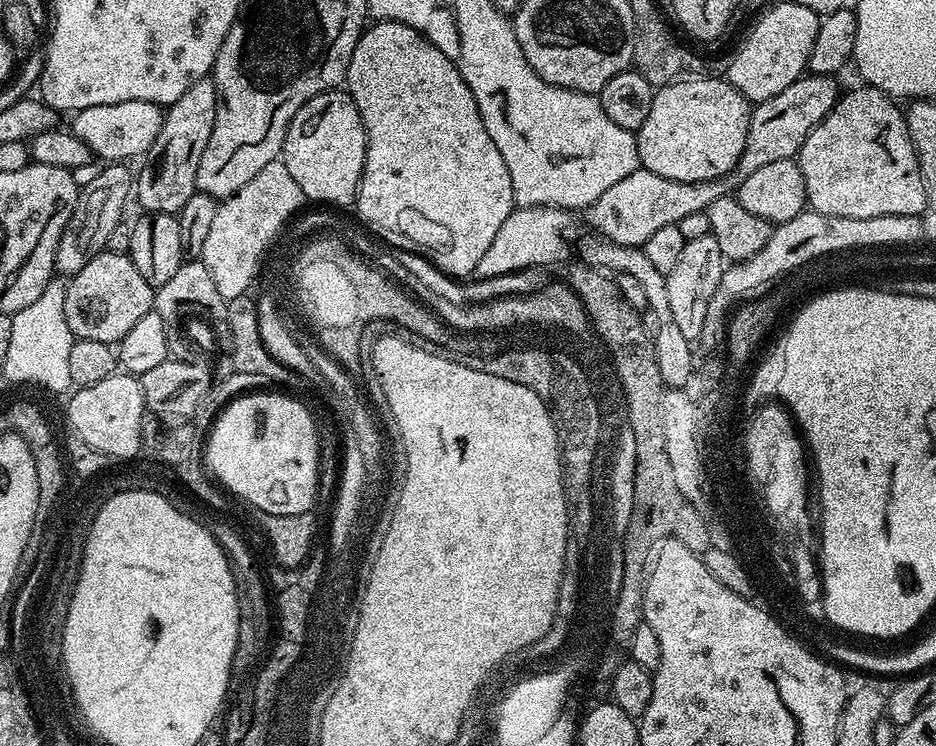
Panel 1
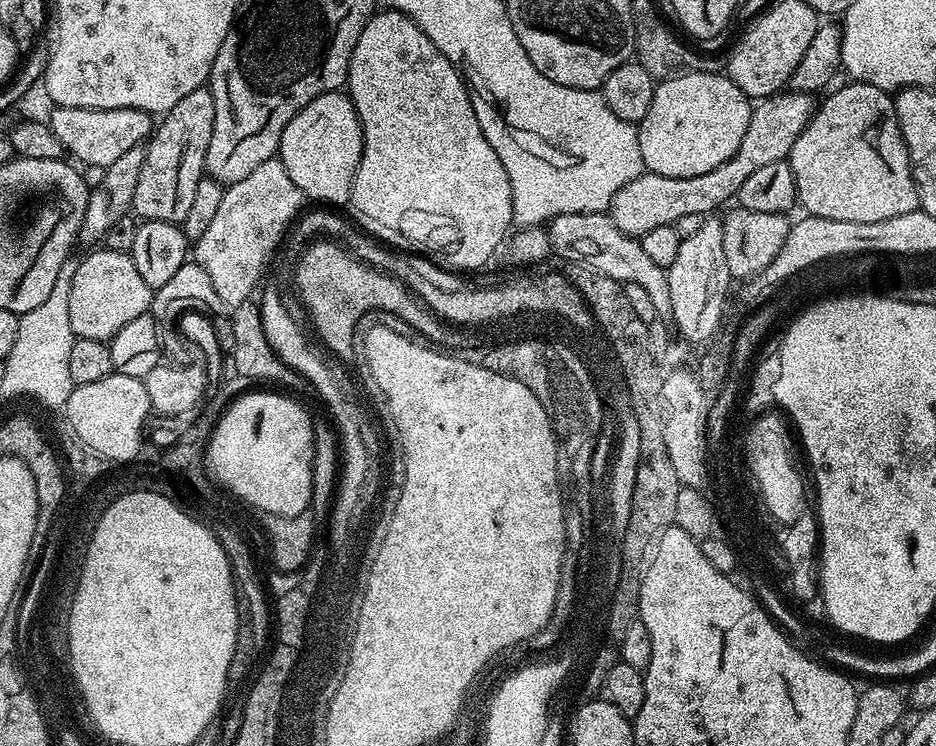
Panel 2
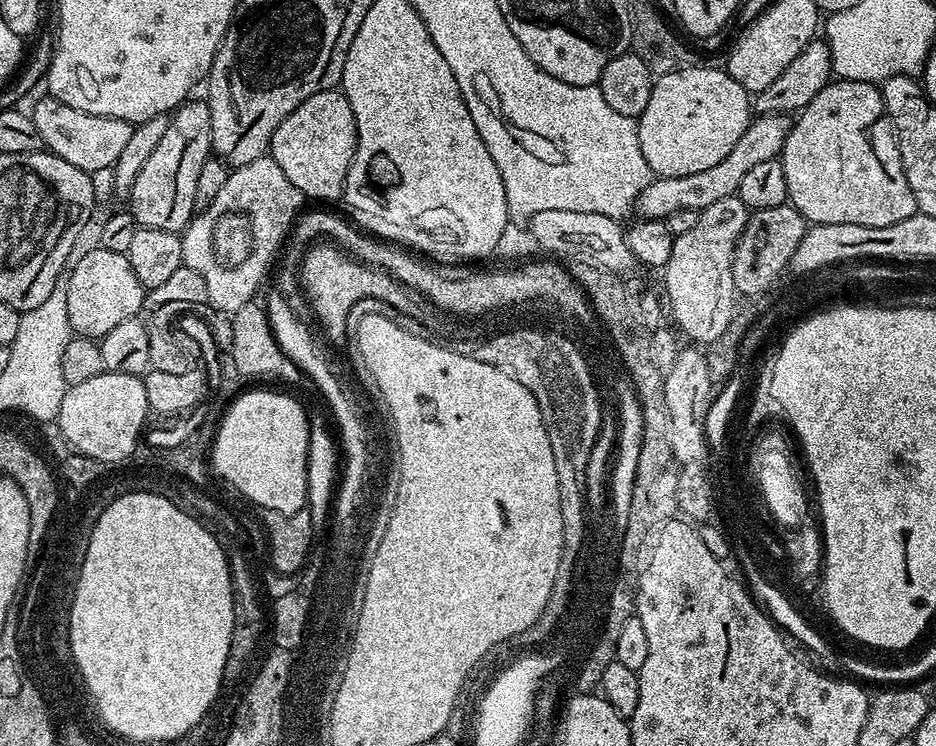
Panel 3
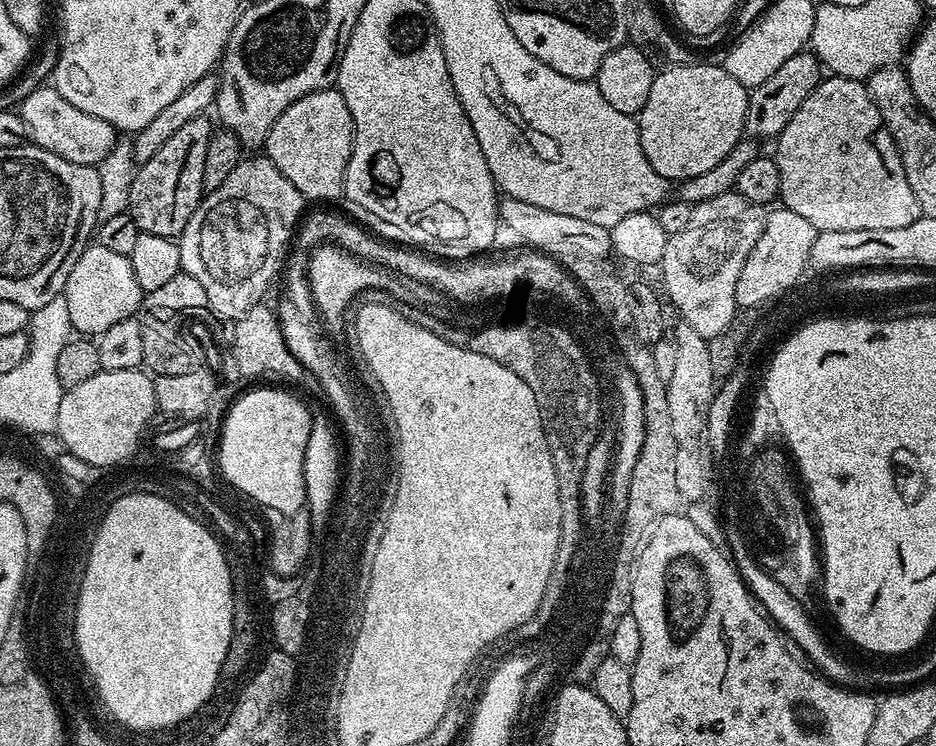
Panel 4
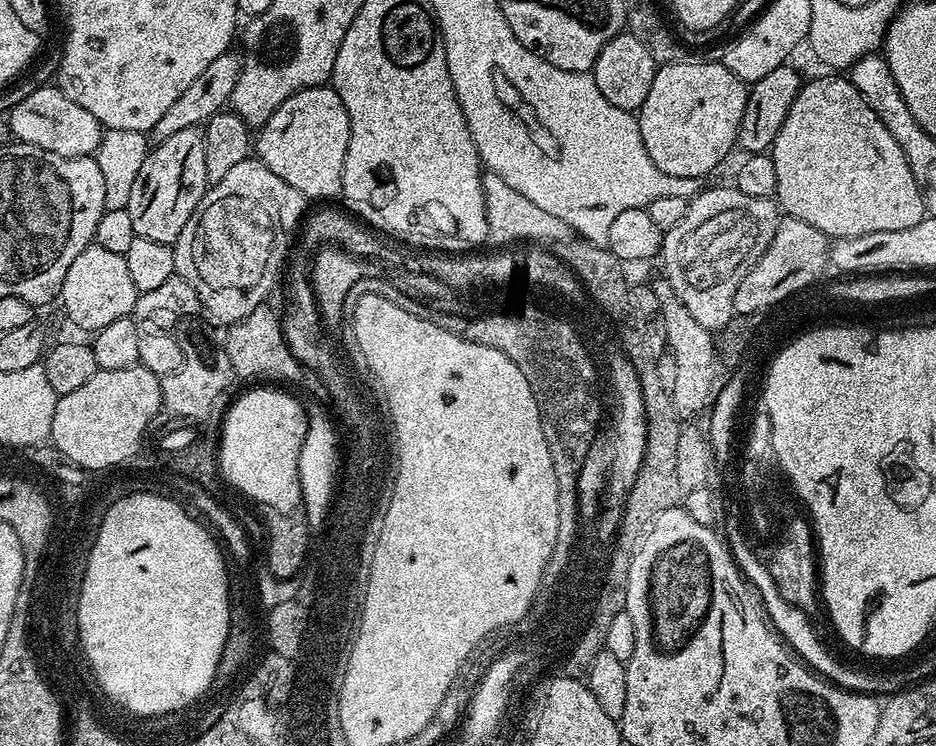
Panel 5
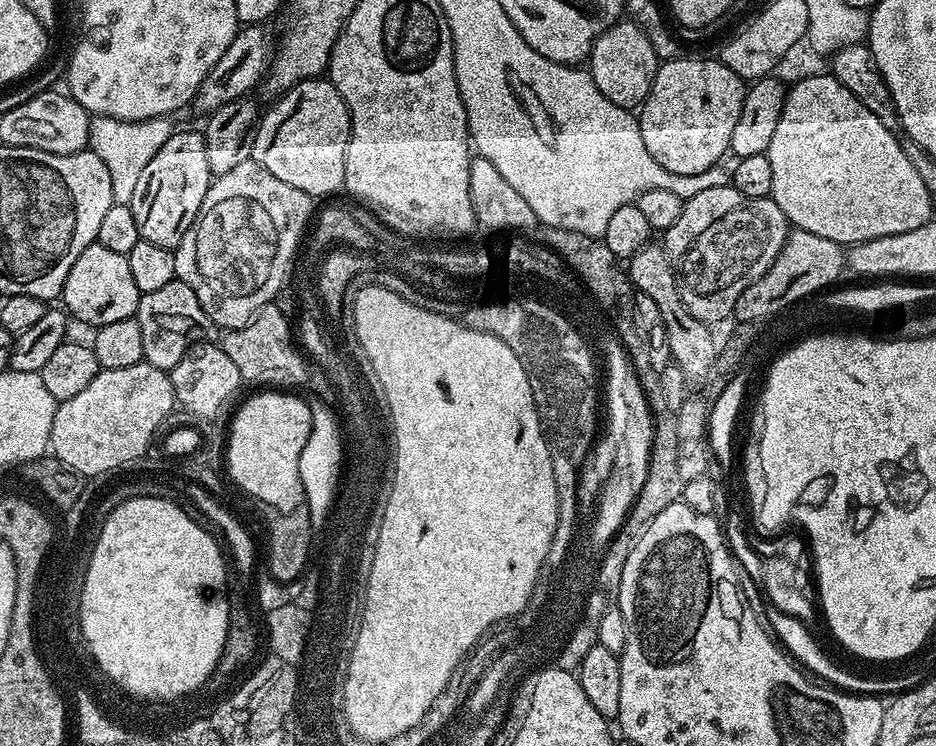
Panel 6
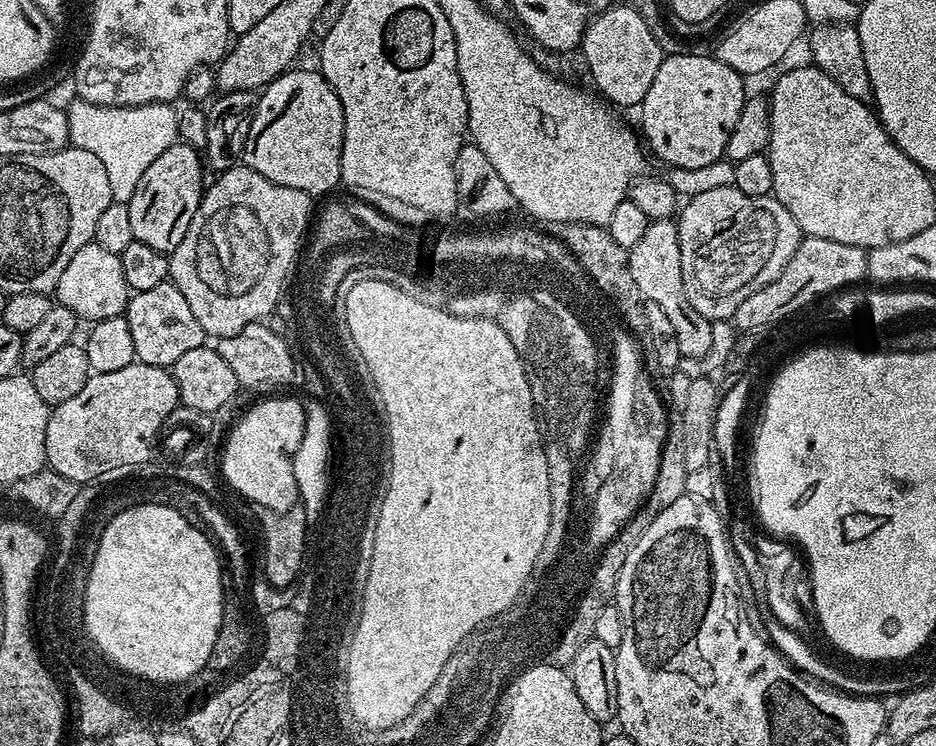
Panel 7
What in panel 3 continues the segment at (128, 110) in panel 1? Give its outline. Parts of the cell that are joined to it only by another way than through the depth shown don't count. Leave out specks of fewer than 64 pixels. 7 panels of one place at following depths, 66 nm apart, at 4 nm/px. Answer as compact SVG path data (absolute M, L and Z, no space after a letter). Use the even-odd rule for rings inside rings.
M51 94L45 95L45 100L38 101L30 108L30 115L44 148L70 162L70 166L78 166L78 170L89 174L116 165L118 154L122 154L134 127L131 122L122 118L106 118L74 110L74 106L66 106L66 102L55 100Z

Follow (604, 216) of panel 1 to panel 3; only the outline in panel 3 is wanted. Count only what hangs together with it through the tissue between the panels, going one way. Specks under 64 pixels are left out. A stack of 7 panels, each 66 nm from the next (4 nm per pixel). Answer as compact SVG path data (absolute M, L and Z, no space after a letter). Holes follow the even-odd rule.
M757 115L749 123L742 138L738 138L734 150L730 150L730 154L726 154L726 158L722 158L718 166L710 166L710 170L701 170L699 174L653 178L635 202L635 215L646 220L667 221L668 216L676 214L678 210L694 210L701 213L706 206L714 206L714 202L722 202L722 198L737 195L742 174L746 174L753 166L758 166L758 162L770 162L779 157L784 149L784 139L788 136L789 127L790 120L787 115Z

